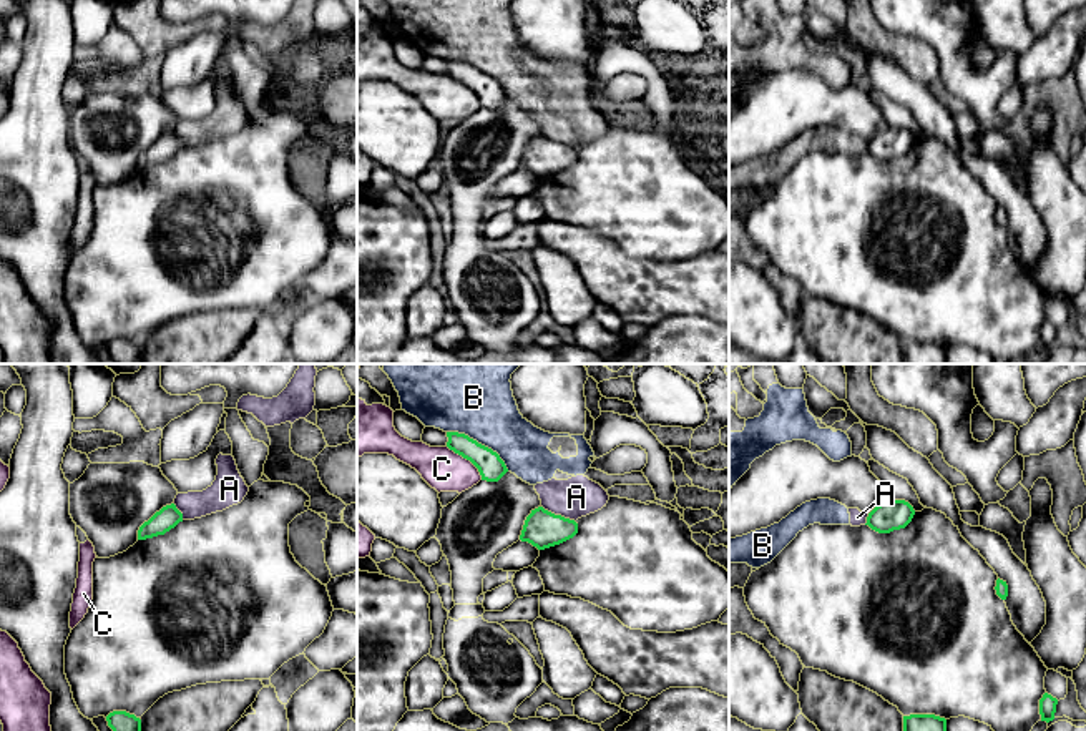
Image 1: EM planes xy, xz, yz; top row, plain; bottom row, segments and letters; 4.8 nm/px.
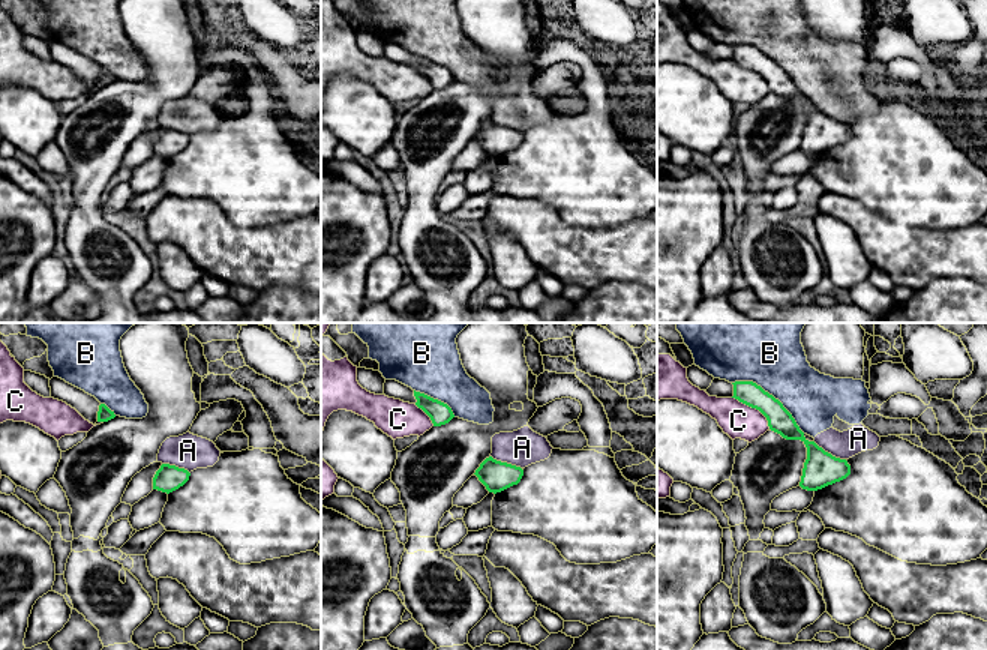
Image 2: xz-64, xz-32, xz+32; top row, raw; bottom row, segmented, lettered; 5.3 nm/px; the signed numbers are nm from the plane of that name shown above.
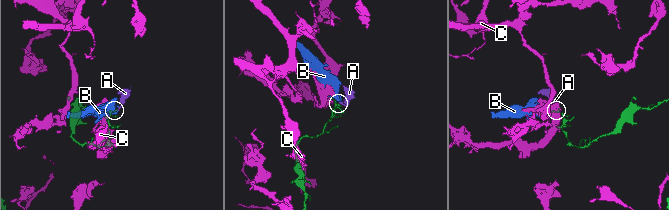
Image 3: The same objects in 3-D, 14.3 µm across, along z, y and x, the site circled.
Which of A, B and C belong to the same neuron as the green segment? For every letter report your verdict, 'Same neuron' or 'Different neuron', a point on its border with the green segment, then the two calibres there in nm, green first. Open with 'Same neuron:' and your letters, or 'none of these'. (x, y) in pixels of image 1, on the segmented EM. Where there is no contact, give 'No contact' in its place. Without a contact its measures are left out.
Same neuron: none of these
A: Different neuron. Touches green at xz (558, 515). Thickness 180 nm (green) against 200 nm
B: Different neuron. Touches green at xz (480, 444). Thickness 120 nm (green) against 380 nm
C: Different neuron. Touches green at xz (467, 459). Thickness 120 nm (green) against 200 nm

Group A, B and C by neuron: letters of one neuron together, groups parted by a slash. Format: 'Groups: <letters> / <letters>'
Groups: A B / C

